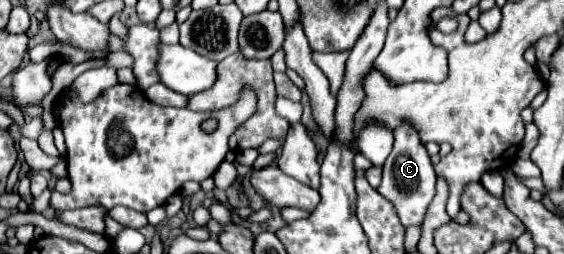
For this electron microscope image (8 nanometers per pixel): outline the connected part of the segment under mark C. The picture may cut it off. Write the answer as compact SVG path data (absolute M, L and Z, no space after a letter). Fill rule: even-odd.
M403 123L395 129L395 145L383 165L383 181L377 191L395 207L405 229L411 225L423 225L425 211L435 195L435 169L429 153L425 151L425 145L419 141L415 129L409 123Z

